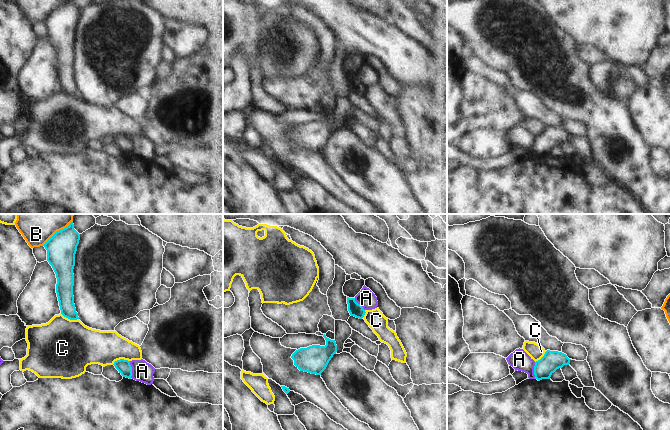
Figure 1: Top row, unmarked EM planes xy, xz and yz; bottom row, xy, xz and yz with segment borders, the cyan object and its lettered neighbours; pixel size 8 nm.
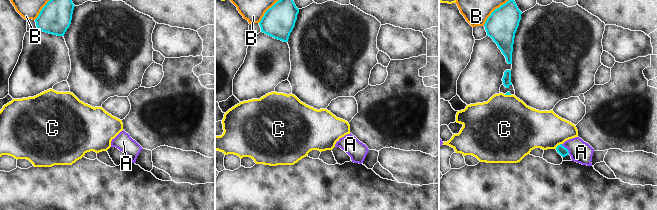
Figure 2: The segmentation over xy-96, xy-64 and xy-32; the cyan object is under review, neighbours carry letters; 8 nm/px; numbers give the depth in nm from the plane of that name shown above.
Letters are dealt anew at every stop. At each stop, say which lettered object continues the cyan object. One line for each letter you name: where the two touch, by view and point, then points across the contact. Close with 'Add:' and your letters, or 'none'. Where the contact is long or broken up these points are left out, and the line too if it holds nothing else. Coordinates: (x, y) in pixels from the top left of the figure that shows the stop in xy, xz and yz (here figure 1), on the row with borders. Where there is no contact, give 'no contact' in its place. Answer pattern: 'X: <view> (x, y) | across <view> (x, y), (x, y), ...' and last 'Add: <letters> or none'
Add: none

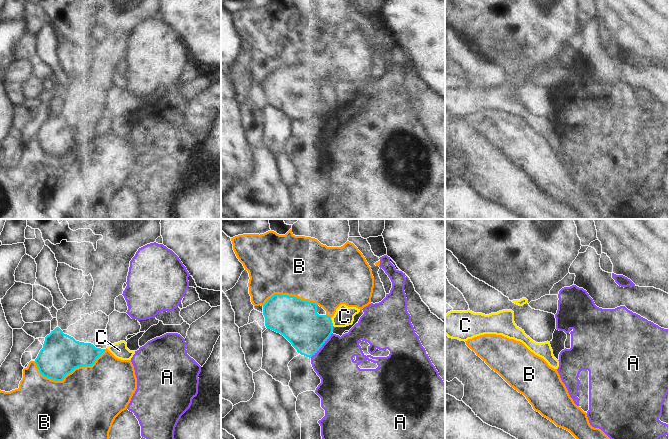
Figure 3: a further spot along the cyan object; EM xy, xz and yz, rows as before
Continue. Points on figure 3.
Add: none

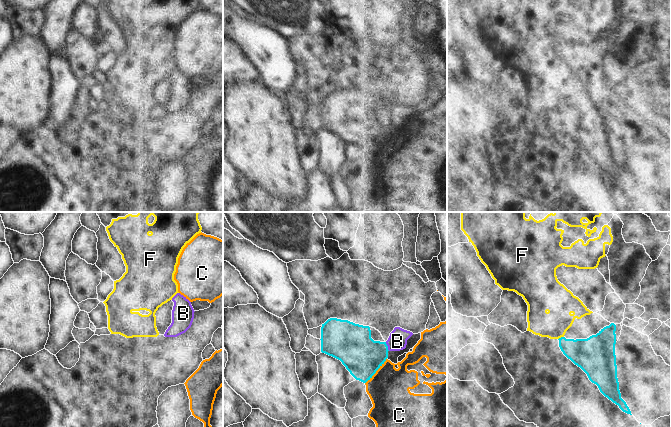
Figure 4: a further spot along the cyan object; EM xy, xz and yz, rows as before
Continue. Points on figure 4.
F: yz (561, 337) | across yz (587, 354), (572, 349), (561, 337), (553, 324)
Add: F

